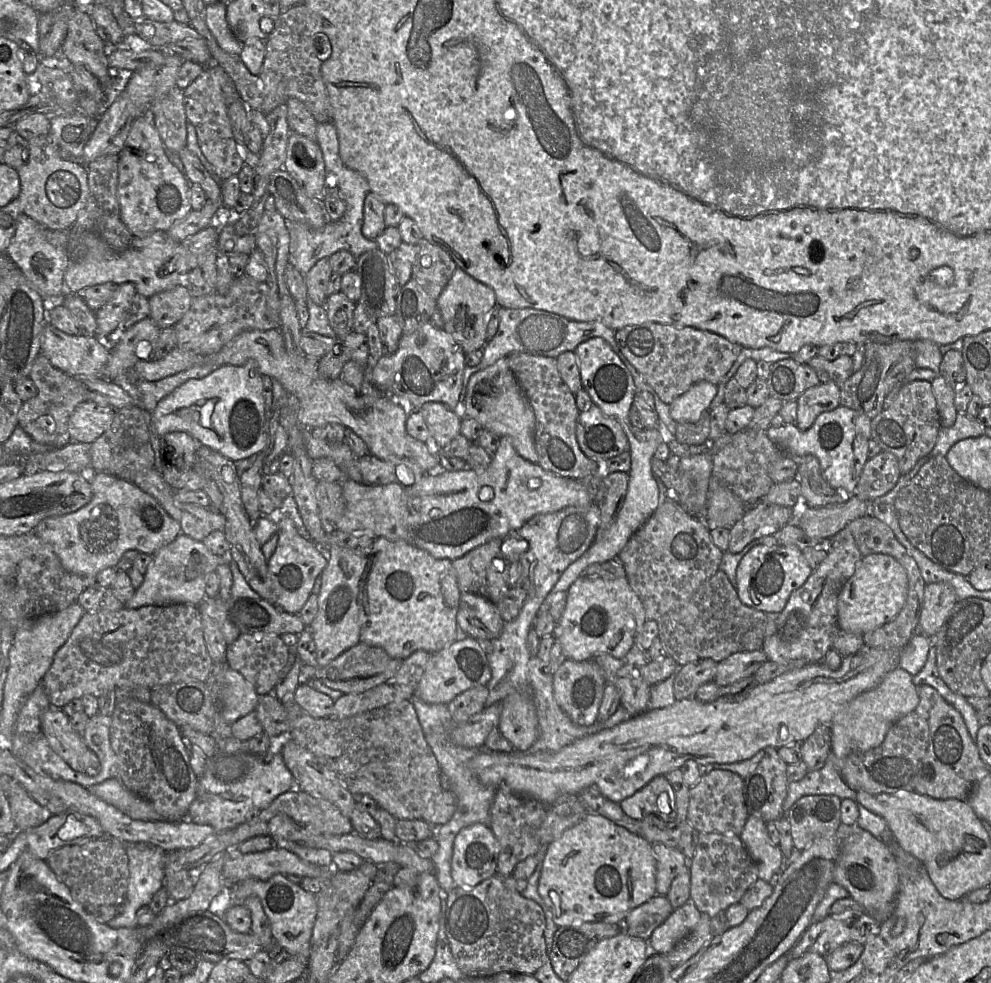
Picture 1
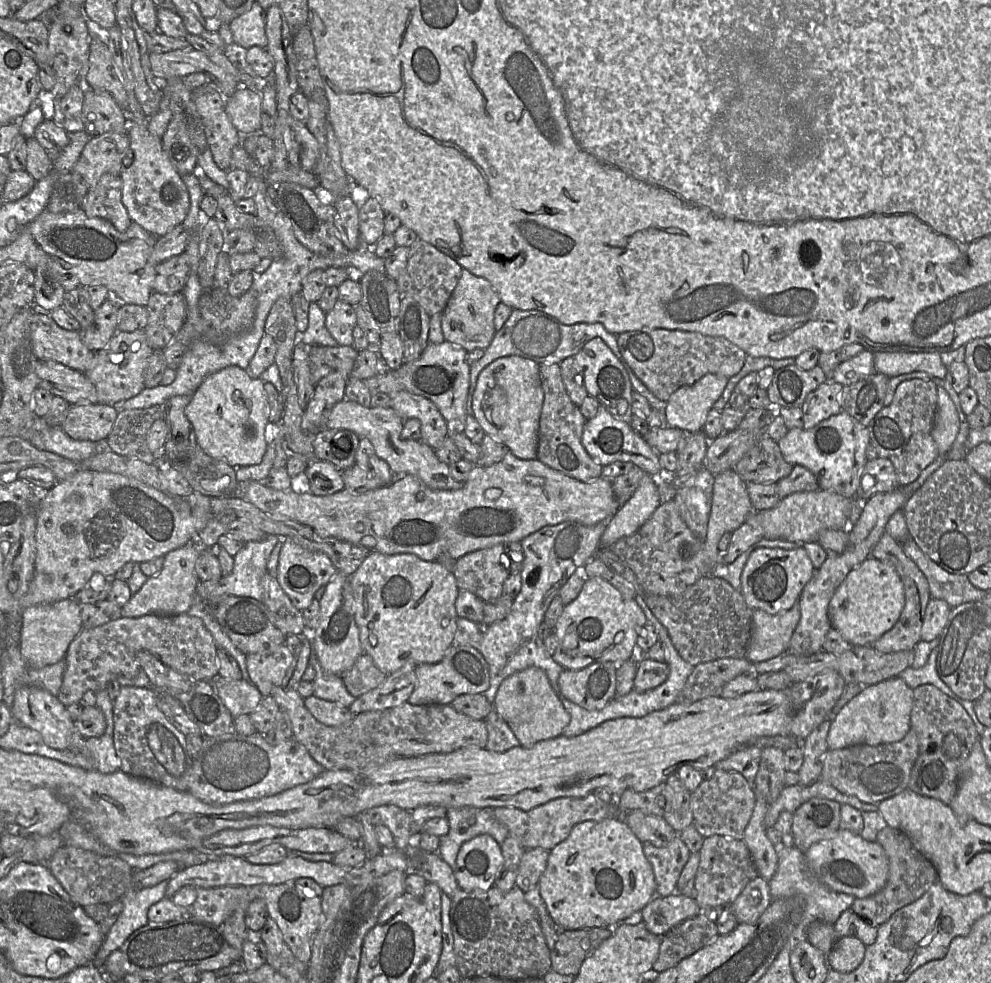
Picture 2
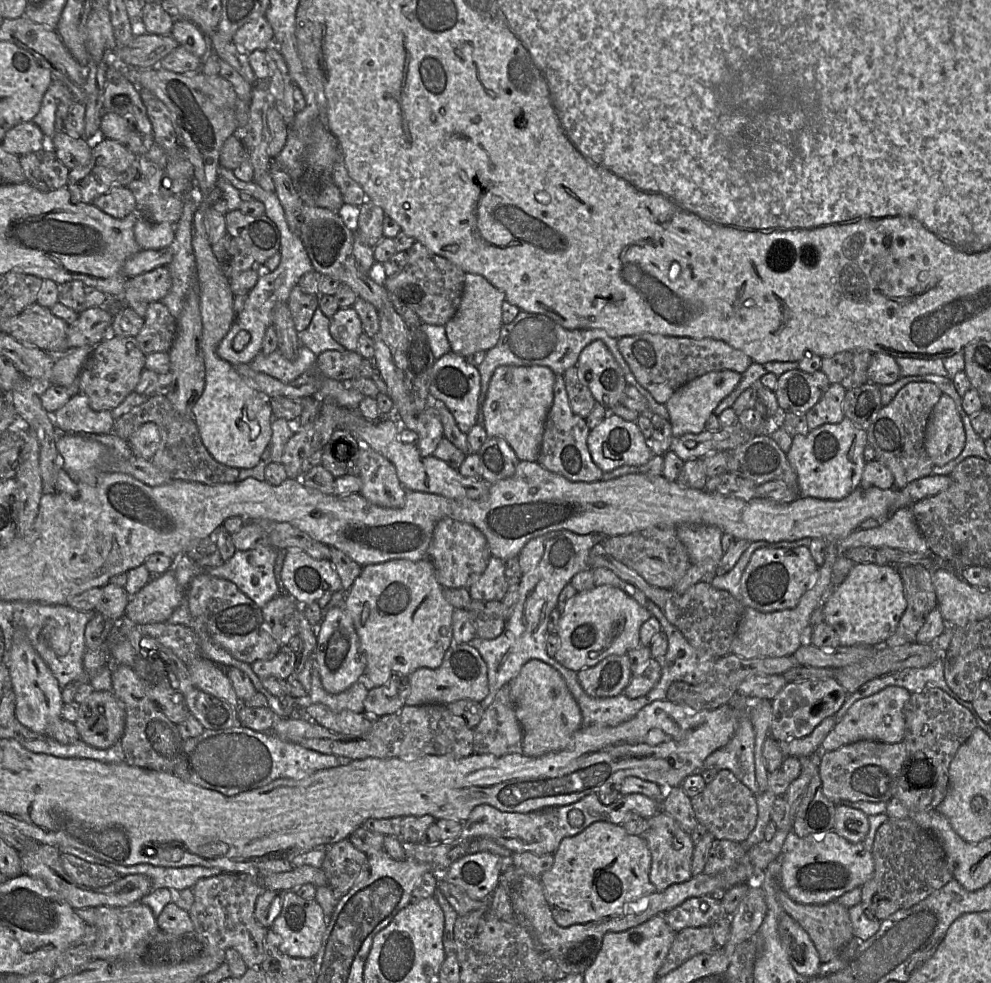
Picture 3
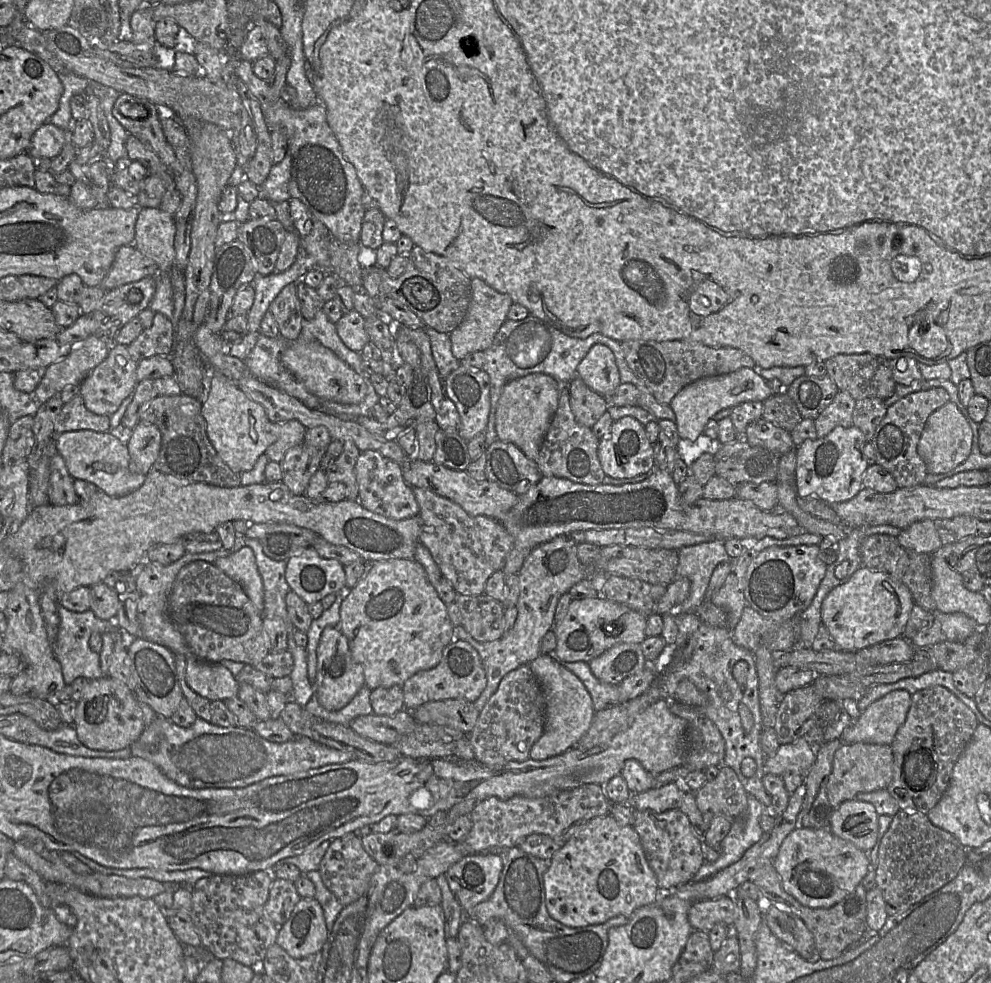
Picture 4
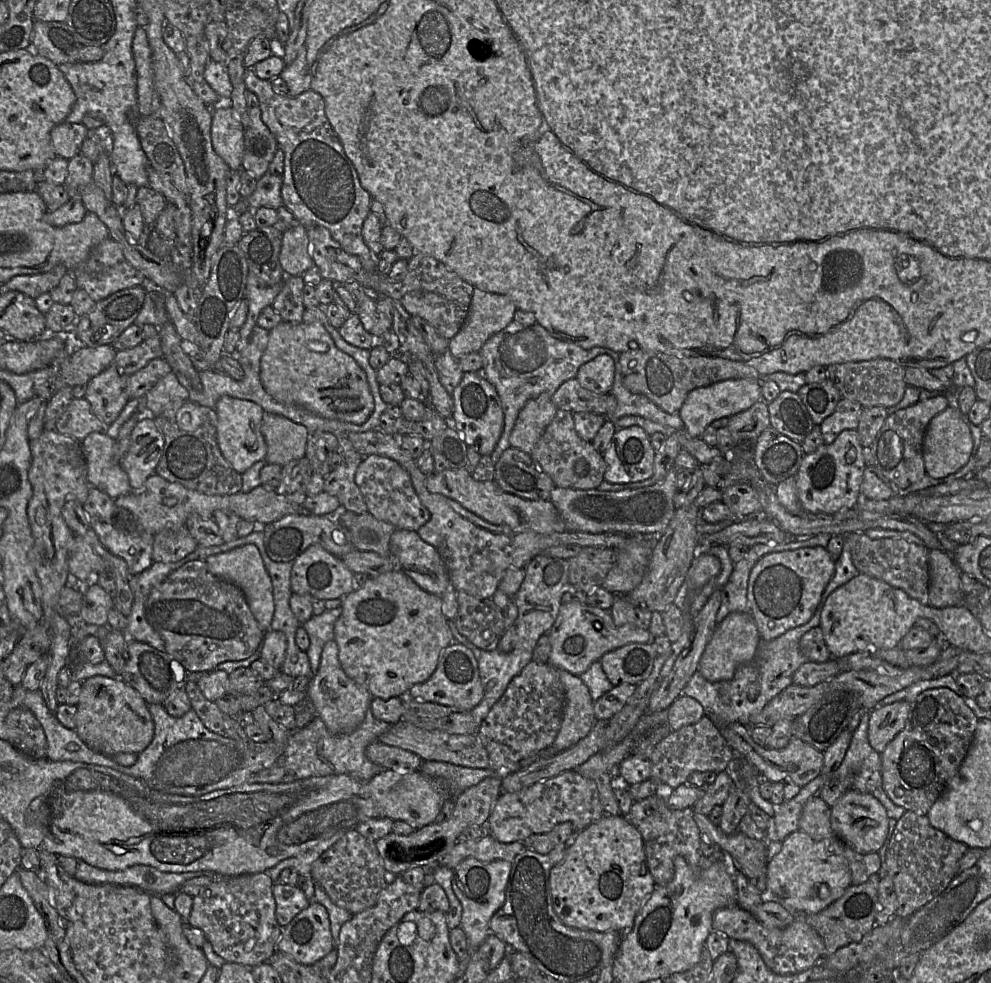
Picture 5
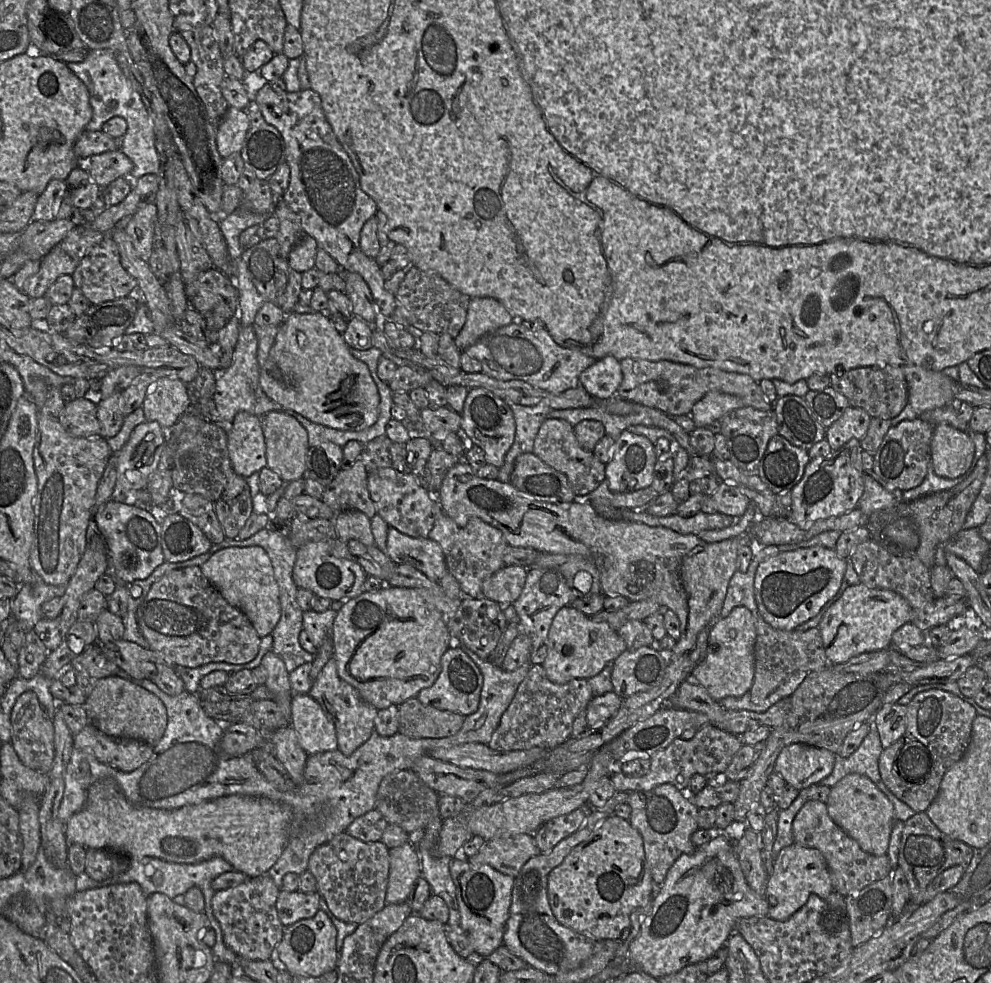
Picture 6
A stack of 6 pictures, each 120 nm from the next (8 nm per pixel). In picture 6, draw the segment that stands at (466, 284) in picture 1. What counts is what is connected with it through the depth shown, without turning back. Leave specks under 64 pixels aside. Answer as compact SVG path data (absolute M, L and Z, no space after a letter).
M491 297L471 298L466 323L455 338L455 344L464 352L487 333L513 321L514 317L498 300Z

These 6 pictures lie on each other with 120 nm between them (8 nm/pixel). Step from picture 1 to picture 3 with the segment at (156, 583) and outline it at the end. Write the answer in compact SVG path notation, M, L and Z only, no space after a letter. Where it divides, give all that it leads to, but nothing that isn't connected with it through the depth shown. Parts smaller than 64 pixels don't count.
M173 569L151 580L131 596L124 618L138 625L166 622L183 598L183 588L176 580Z

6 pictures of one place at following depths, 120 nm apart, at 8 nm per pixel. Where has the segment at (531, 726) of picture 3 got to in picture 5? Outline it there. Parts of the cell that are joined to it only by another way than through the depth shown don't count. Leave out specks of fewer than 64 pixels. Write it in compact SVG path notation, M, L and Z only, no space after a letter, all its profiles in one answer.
M558 669L564 687L565 705L559 732L551 745L557 753L584 738L596 721L589 689L578 675Z

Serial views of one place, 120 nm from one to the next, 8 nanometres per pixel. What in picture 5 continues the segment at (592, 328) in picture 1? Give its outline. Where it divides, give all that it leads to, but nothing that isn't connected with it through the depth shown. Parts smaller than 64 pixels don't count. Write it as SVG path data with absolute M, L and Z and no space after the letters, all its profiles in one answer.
M514 321L491 336L479 353L483 359L482 374L496 389L504 413L503 432L491 454L494 464L503 451L510 447L510 434L519 412L529 399L537 398L542 393L552 396L562 383L576 378L581 365L599 354L620 359L620 354L609 348L594 347L586 350L574 343L559 340L537 322L532 326L525 326Z

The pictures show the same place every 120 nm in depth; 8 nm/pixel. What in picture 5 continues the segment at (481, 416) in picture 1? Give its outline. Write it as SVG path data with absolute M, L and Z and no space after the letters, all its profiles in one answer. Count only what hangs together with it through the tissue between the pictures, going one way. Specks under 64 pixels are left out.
M542 393L537 398L529 399L519 412L510 434L510 447L531 454L556 412L557 407L548 393Z

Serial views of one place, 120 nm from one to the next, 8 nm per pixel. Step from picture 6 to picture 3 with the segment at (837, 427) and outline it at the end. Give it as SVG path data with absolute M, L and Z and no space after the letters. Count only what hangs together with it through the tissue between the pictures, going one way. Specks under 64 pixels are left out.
M830 384L821 399L805 413L810 431L823 424L840 423L844 419L842 402L846 391L840 384Z

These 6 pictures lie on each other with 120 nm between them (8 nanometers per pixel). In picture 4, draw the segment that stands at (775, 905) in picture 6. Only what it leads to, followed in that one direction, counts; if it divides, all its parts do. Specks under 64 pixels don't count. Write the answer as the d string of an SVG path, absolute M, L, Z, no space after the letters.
M797 827L782 843L774 859L774 868L785 891L801 904L830 908L861 883L870 870L870 861L865 851L836 836L830 829Z

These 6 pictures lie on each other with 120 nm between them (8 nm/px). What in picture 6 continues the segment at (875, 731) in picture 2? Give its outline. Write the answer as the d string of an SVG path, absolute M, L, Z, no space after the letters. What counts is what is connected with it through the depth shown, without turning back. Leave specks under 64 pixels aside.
M899 703L882 704L874 716L882 747L888 748L905 732L907 706Z

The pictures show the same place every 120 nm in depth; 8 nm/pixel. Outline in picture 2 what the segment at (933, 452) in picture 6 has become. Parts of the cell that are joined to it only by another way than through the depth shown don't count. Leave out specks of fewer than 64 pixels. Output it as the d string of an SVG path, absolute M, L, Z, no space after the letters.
M937 386L937 393L937 411L931 434L939 455L946 455L958 435L960 420L947 391L943 387Z

